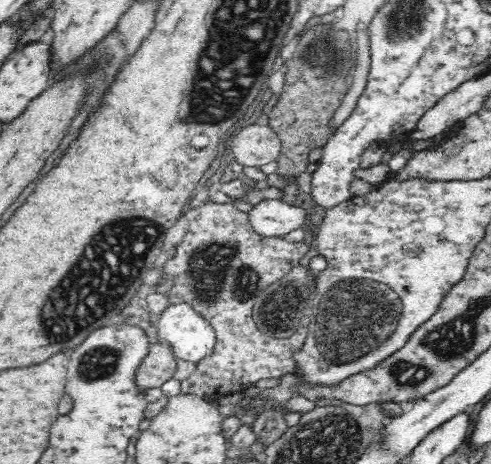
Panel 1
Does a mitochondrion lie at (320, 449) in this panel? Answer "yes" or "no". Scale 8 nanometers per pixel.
yes

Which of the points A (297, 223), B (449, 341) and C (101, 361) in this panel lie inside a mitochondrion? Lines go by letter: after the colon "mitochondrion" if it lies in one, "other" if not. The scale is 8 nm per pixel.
A: other
B: mitochondrion
C: mitochondrion

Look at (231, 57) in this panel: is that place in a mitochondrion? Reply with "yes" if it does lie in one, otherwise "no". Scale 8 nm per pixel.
yes

